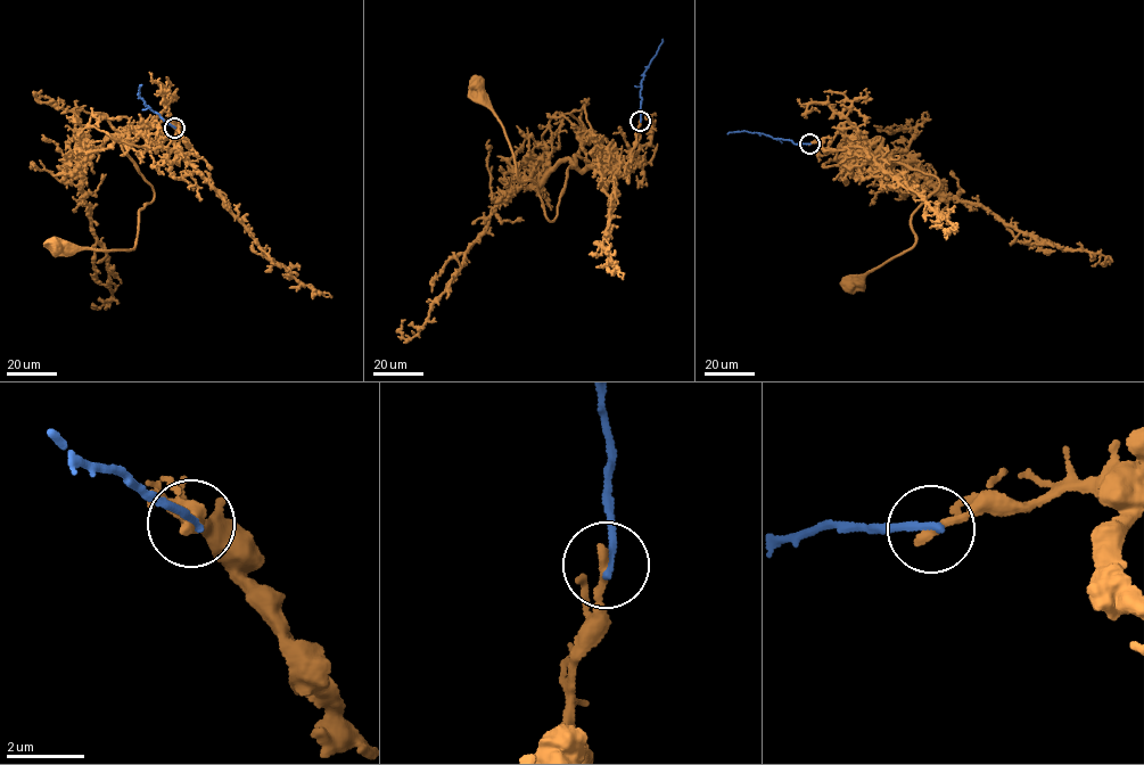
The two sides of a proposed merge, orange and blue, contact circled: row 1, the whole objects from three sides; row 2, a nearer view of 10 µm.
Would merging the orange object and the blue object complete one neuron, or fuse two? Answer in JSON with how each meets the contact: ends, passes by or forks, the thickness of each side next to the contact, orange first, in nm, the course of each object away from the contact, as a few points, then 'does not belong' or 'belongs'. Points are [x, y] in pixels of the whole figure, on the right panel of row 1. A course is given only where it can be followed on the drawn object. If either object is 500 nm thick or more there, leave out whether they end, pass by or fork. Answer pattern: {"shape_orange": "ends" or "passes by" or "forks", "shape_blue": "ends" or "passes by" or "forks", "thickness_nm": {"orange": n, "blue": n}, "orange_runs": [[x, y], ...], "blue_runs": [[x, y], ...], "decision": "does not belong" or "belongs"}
{"shape_orange": "ends", "shape_blue": "ends", "thickness_nm": {"orange": 240, "blue": 190}, "orange_runs": [[809, 144], [867, 151], [880, 139], [886, 162], [939, 181], [912, 215], [912, 247], [848, 282]], "blue_runs": [[809, 144], [795, 145], [791, 140], [745, 131], [727, 133]], "decision": "does not belong"}

